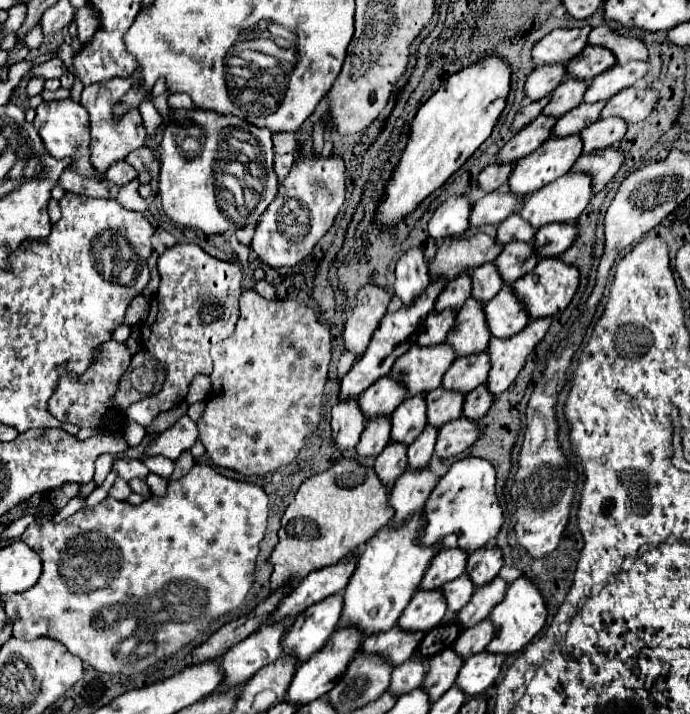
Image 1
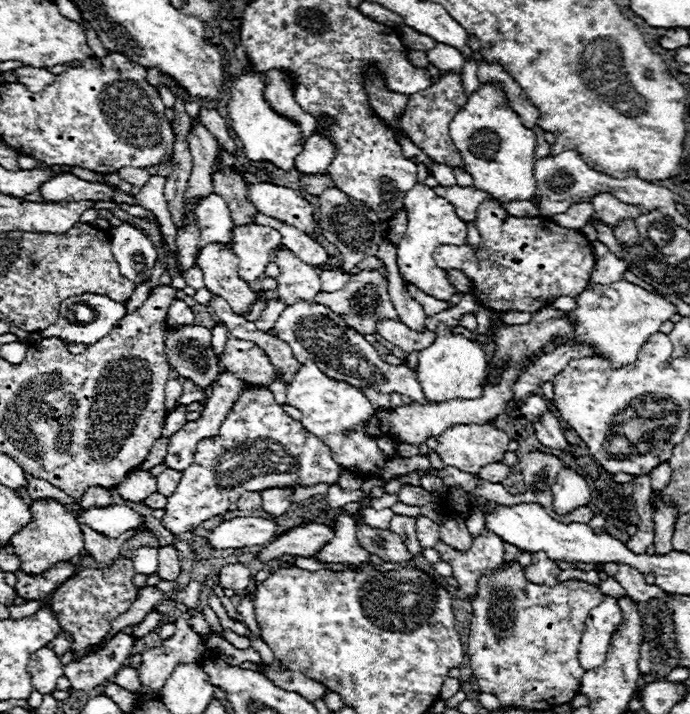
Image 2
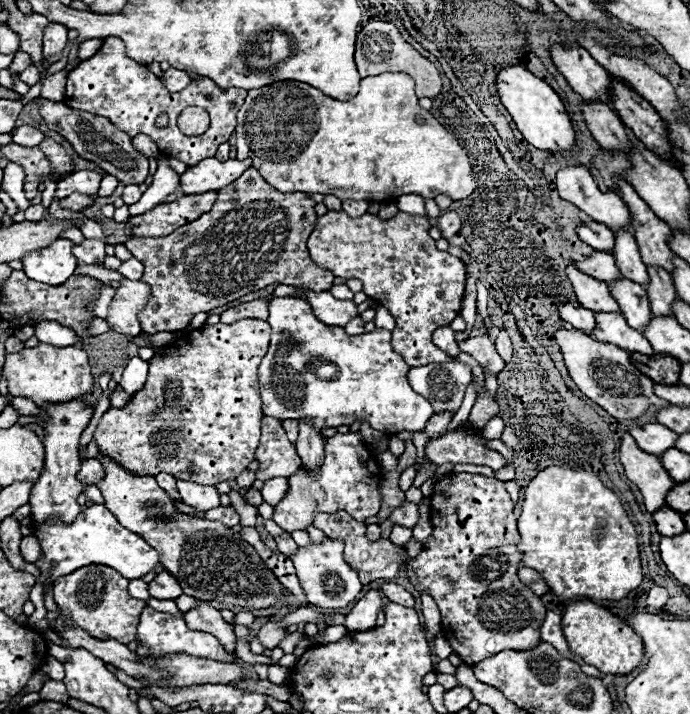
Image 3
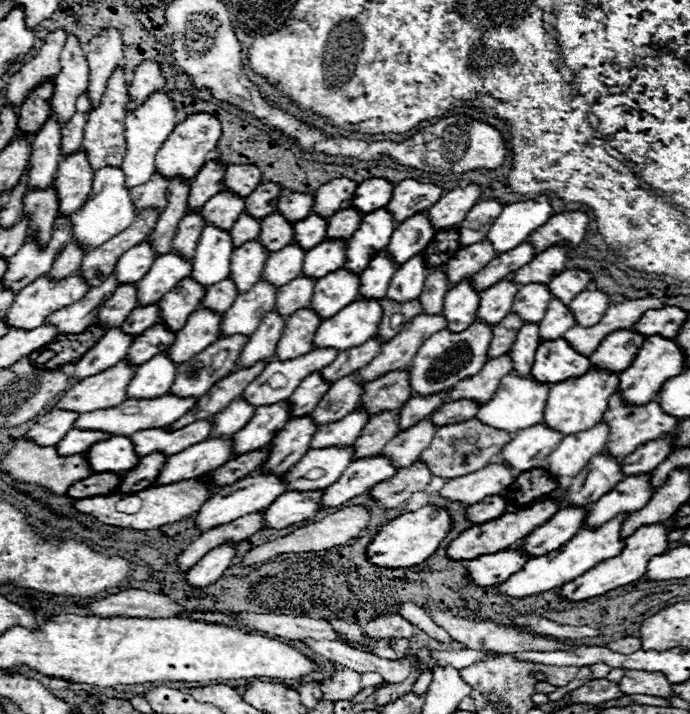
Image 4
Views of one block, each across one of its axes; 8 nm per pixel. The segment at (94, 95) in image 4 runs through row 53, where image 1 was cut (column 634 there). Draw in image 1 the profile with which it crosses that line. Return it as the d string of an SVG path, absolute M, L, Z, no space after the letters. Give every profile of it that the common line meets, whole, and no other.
M630 86L606 102L600 118L618 116L624 122L642 122L656 106L656 98L658 94L648 88Z

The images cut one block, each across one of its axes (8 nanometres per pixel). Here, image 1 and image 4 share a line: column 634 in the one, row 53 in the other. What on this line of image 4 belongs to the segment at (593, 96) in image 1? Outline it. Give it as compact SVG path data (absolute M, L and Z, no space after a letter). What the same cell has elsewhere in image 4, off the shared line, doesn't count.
M76 38L66 40L60 62L62 70L54 80L50 114L56 114L58 124L64 126L76 112L76 98L88 88L88 60L84 58L80 42Z

